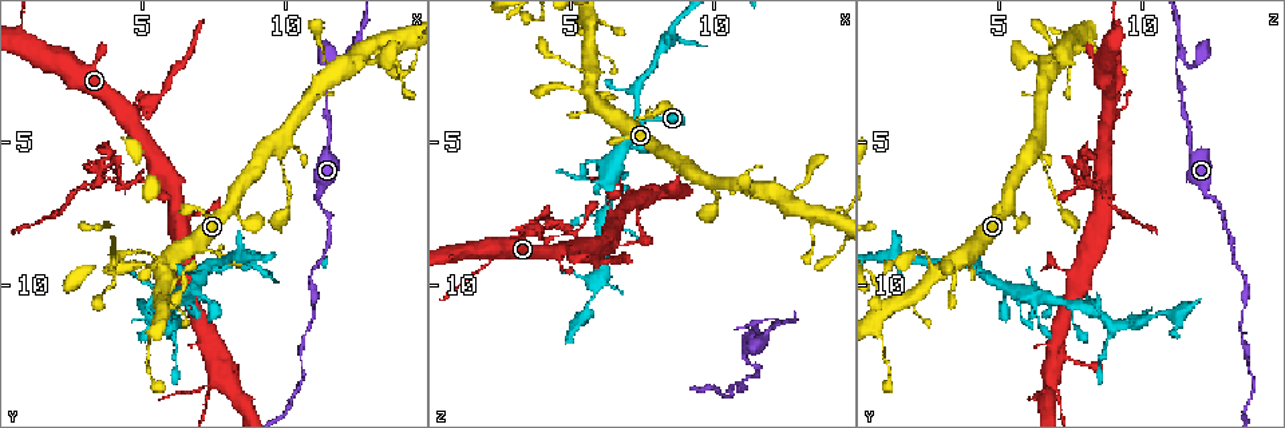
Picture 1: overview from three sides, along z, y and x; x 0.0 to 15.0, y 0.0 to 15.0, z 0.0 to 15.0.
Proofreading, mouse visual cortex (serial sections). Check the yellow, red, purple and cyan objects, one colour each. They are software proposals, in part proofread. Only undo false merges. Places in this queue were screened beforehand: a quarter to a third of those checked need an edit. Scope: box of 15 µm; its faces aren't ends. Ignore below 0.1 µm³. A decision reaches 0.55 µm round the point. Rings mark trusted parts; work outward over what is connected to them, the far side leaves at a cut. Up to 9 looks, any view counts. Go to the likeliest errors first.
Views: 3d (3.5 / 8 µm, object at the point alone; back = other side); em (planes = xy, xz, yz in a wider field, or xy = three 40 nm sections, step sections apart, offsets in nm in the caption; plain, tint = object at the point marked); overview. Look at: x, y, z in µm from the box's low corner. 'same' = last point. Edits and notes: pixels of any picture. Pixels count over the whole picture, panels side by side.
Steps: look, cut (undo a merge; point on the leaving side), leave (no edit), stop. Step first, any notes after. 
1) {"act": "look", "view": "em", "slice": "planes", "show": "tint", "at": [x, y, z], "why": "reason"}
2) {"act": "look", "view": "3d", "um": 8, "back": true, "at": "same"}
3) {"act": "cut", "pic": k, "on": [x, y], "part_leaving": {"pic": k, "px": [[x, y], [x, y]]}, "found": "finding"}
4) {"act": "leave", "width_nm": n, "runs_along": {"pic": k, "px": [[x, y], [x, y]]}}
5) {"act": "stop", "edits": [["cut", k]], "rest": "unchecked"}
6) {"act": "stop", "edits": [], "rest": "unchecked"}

{"act": "look", "view": "3d", "um": 3.5, "at": [12.2, 1.9, 11.3], "why": "branch point"}

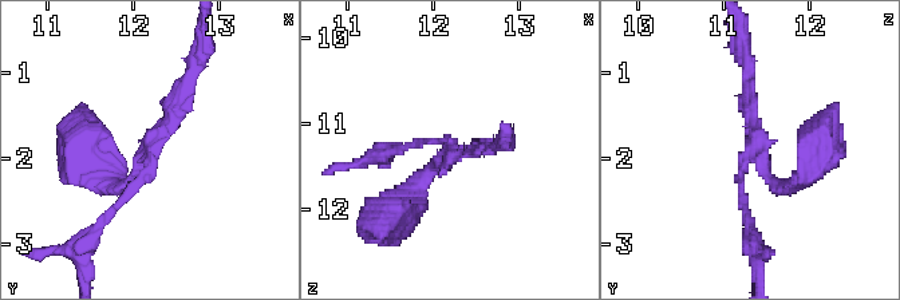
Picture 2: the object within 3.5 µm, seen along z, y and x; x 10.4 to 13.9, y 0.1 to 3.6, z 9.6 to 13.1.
{"act": "look", "view": "em", "slice": "xy", "step": 3, "show": "tint", "at": [12.20, 1.95, 11.30], "arms": 3, "arm_widths_nm": [100, 150, 150], "why": "now the EM"}

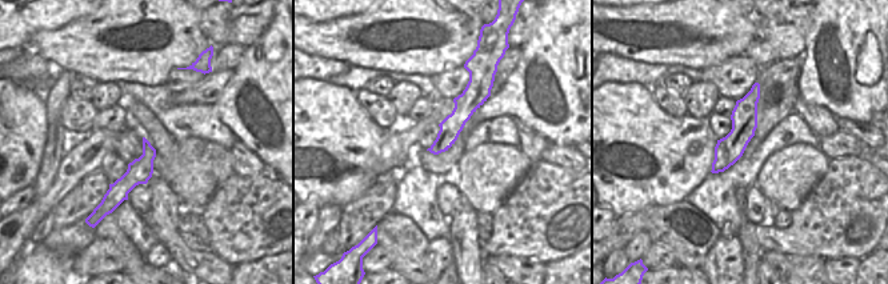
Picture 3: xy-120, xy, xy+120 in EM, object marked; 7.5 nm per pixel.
{"act": "leave", "found": "all the same cell"}

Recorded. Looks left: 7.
{"act": "look", "view": "3d", "um": 3.5, "back": true, "at": [4.3, 6.5, 7.9], "why": "sharp bend"}

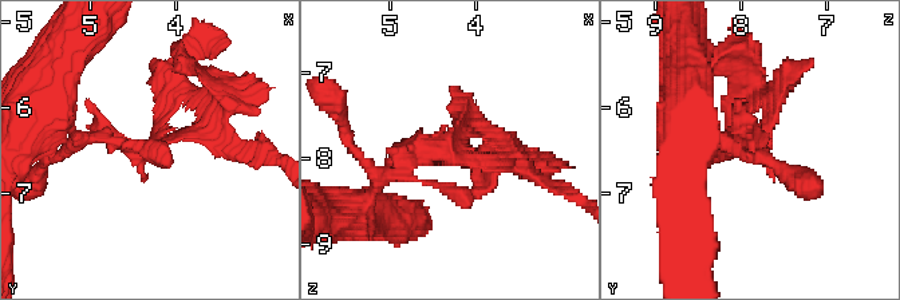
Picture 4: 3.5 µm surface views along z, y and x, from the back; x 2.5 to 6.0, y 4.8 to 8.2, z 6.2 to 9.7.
{"act": "look", "view": "em", "slice": "xy", "step": 2, "show": "tint", "at": [4.30, 6.45, 7.85], "arms": 3, "arm_widths_nm": [100, 150, 150]}

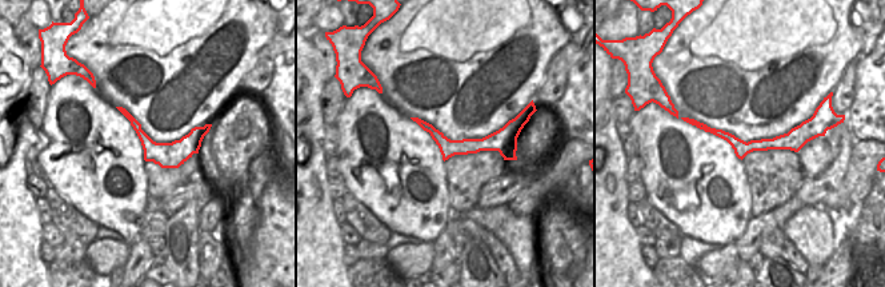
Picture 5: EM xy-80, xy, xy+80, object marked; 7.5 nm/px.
{"act": "leave", "runs_along": {"pic": 5, "px": [[719, 132], [739, 146], [812, 134]]}, "found": "continuous, no second cell"}

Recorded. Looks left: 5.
{"act": "look", "view": "3d", "um": 3.5, "at": [5.7, 3.3, 9.0], "why": "a narrow waist"}

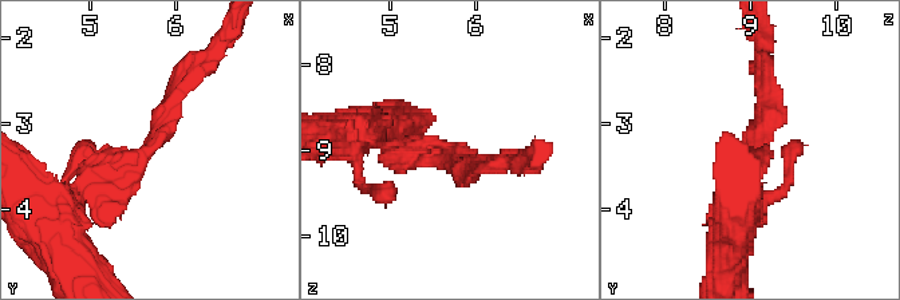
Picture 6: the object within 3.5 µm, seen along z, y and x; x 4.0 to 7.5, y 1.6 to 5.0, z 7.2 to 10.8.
{"act": "look", "view": "em", "slice": "xy", "step": 5, "show": "tint", "at": [5.65, 3.30, 9.00], "why": "need the tissue"}

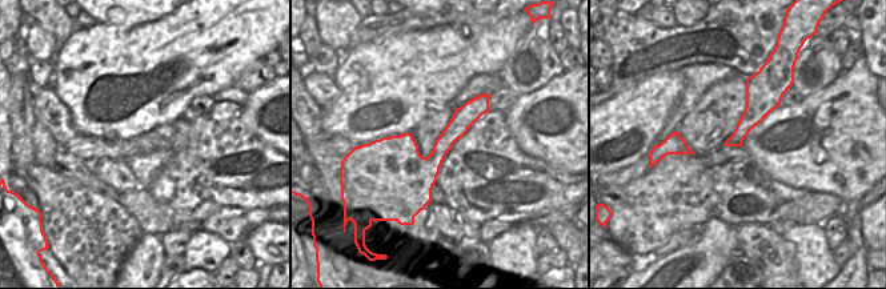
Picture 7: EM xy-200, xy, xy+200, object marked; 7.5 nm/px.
{"act": "leave", "runs_along": {"pic": 6, "px": [[74, 194], [137, 161], [189, 79]]}, "found": "continuous, no second cell"}

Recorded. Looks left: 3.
{"act": "look", "view": "3d", "um": 3.5, "back": true, "at": [11.4, 9.0, 13.1], "why": "a narrow waist"}

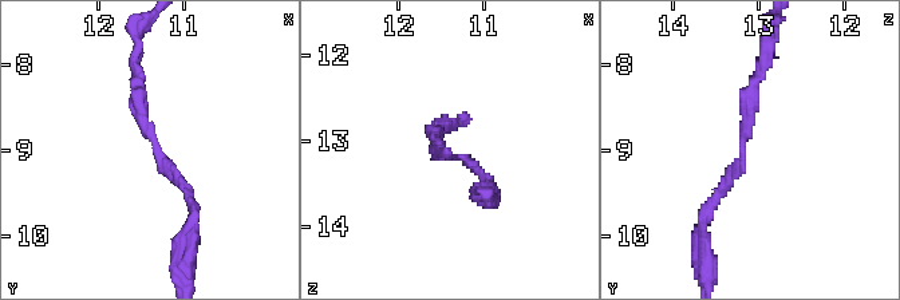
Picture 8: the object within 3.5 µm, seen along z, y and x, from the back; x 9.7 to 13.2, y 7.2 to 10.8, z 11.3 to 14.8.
{"act": "look", "view": "em", "slice": "xy", "step": 1, "show": "tint", "at": [11.30, 9.10, 13.15], "why": "shape alone is not enough"}

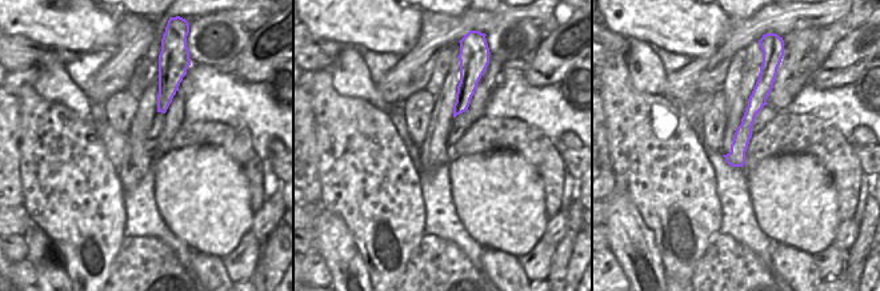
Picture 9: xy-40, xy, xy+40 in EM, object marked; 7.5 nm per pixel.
{"act": "leave", "runs_along": {"pic": 9, "px": [[762, 76], [762, 91], [735, 163]]}, "found": "one cell here"}

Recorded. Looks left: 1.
{"act": "stop", "edits": [], "rest": "unchecked"}

